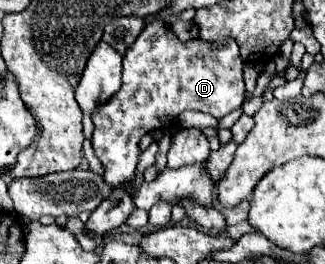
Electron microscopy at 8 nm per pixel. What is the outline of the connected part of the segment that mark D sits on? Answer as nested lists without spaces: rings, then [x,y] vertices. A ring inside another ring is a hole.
[[[147,23],[123,57],[121,89],[93,113],[95,131],[91,143],[105,167],[105,181],[111,185],[131,181],[139,161],[141,137],[173,125],[179,113],[193,109],[221,119],[241,107],[243,101],[243,59],[235,39],[225,43],[205,43],[201,39],[181,43],[167,23]]]

